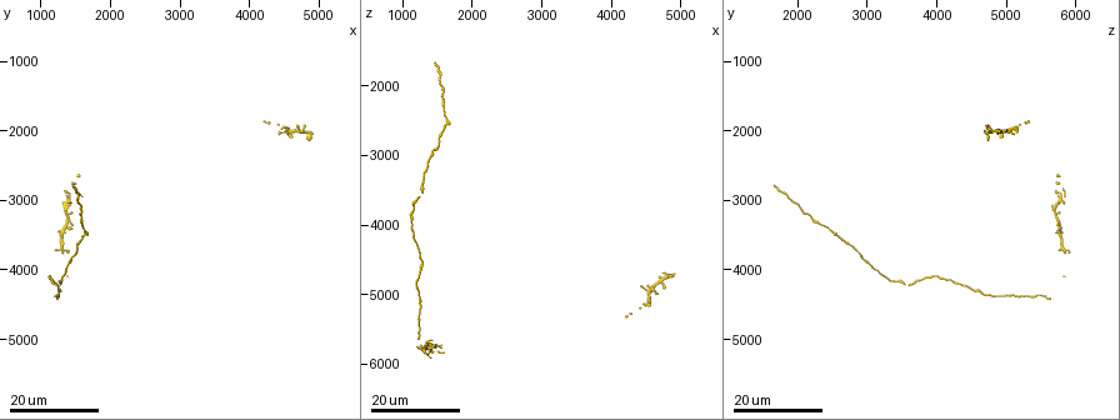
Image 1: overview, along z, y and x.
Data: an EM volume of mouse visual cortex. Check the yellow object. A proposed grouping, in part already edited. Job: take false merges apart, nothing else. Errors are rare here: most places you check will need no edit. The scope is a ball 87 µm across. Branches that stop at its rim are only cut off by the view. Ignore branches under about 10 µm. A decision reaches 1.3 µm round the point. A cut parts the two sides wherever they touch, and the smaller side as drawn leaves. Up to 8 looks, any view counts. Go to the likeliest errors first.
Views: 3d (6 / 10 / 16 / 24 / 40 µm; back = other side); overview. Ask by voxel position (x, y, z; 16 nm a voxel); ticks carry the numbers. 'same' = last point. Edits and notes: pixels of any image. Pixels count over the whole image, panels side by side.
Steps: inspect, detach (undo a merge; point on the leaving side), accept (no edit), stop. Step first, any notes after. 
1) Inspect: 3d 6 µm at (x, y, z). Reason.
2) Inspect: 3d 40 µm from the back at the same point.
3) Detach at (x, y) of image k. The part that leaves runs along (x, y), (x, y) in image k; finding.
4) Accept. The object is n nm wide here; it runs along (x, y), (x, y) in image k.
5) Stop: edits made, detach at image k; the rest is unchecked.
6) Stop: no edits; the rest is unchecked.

Inspect: 3d 24 µm at (1600, 3250, 2200).

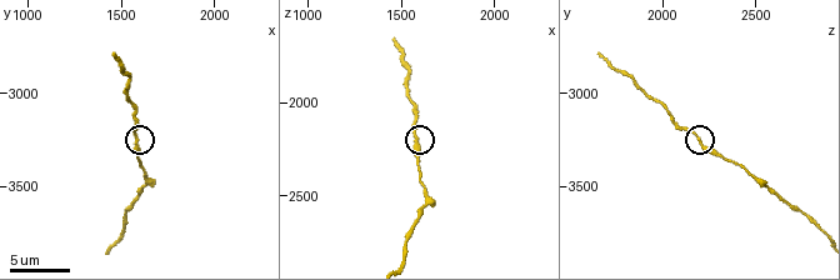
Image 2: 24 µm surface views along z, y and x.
Inspect: 3d 10 µm at (1580, 3260, 2200).

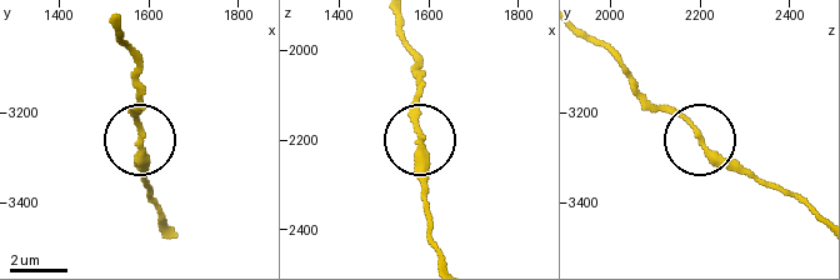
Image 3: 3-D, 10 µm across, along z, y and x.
Accept. It runs along (161, 228), (146, 198), (140, 80) in image 3; one neuron here.

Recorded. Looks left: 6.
Inspect: 3d 16 µm at (1250, 4200, 3500). Calibre changes.

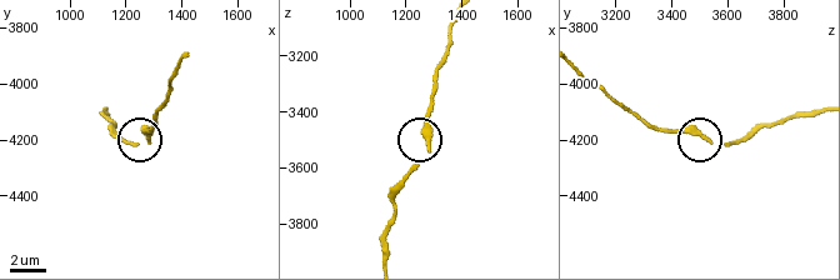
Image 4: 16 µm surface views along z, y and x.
Inspect: 3d 6 µm at (1290, 4190, 3530). Zoom in.

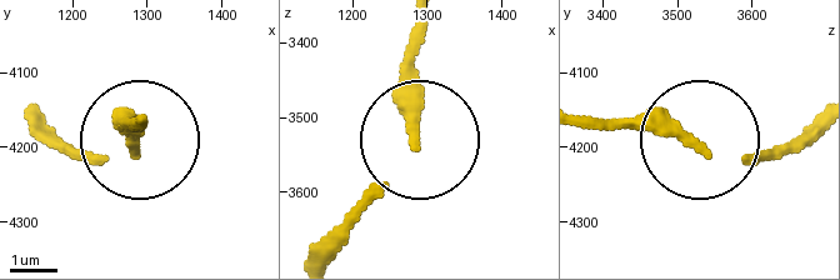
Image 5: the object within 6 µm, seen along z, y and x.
Accept. The object is 270 nm wide here; it runs along (329, 259), (416, 139), (409, 36) in image 5; one neuron here.

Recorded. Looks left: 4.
Inspect: 3d 6 µm at (1620, 3460, 2480). Sudden change in width.

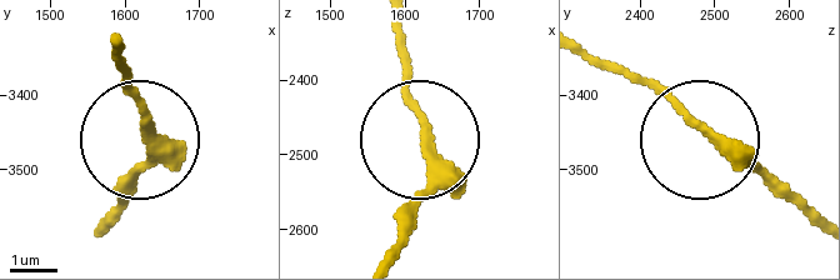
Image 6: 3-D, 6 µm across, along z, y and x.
Accept. The object is 210 nm wide here; one neuron here.

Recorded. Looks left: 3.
Inspect: 3d 16 µm at (1520, 3640, 2740).

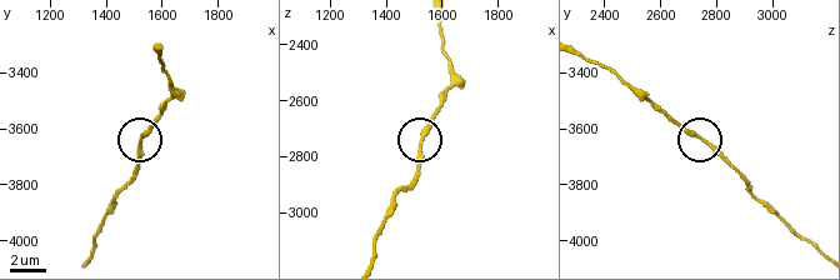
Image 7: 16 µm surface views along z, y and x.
Inspect: 3d 6 µm at (1530, 3640, 2740). Closer look.

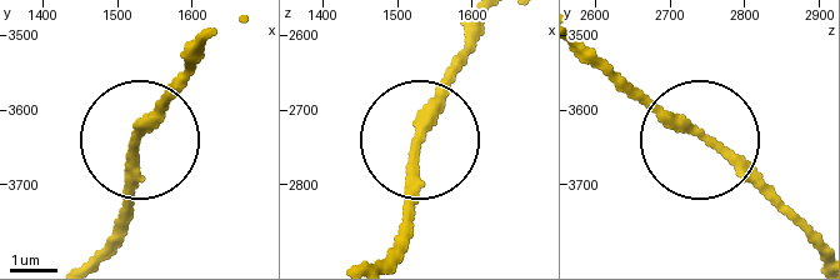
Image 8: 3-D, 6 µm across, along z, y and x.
Accept. It runs along (93, 254), (121, 219), (149, 111), (196, 55) in image 8; one neuron here.

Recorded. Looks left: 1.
Stop: no edits; the rest is unchecked.

